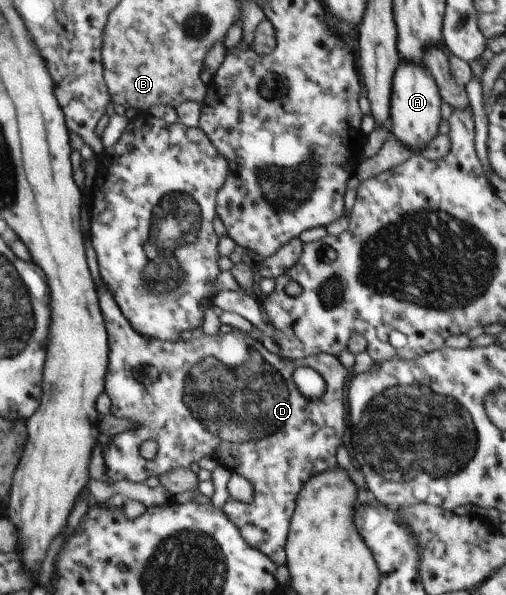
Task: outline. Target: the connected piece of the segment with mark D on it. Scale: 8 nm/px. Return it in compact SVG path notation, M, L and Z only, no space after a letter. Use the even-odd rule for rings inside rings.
M106 288L98 290L98 294L110 342L106 394L112 403L111 413L135 424L129 431L112 438L111 444L102 444L106 463L105 482L128 479L144 483L150 476L159 477L172 469L188 468L203 456L211 456L227 467L232 475L243 476L253 486L252 502L243 503L229 496L222 510L236 525L248 546L265 554L277 566L286 565L285 546L299 490L312 476L337 465L336 450L342 444L346 430L344 384L349 370L338 361L338 357L326 353L286 361L270 353L247 332L236 328L225 335L218 332L210 338L204 334L202 338L193 337L188 342L147 339L128 324L128 319L124 318ZM300 367L313 368L324 379L326 388L320 398L310 400L300 394L293 381L294 371ZM148 440L154 440L158 445L154 460L140 455L140 446Z

